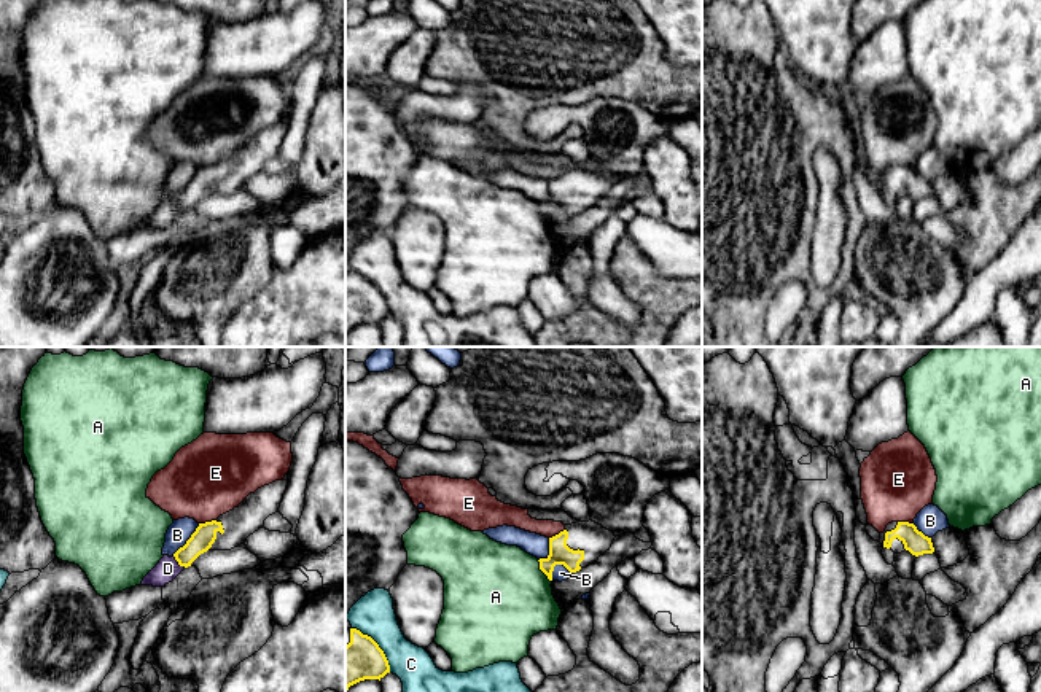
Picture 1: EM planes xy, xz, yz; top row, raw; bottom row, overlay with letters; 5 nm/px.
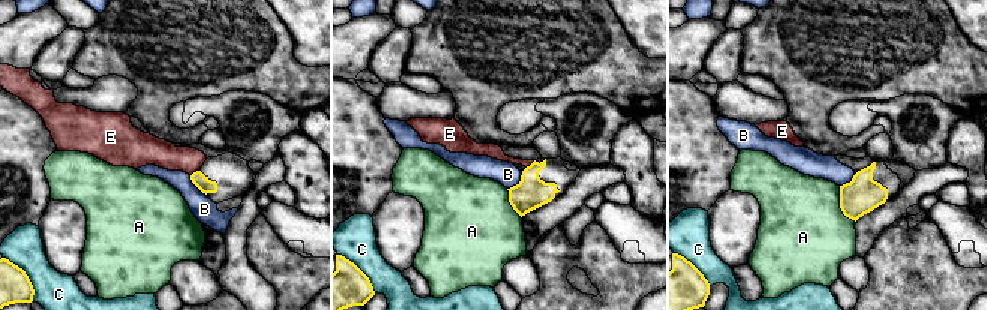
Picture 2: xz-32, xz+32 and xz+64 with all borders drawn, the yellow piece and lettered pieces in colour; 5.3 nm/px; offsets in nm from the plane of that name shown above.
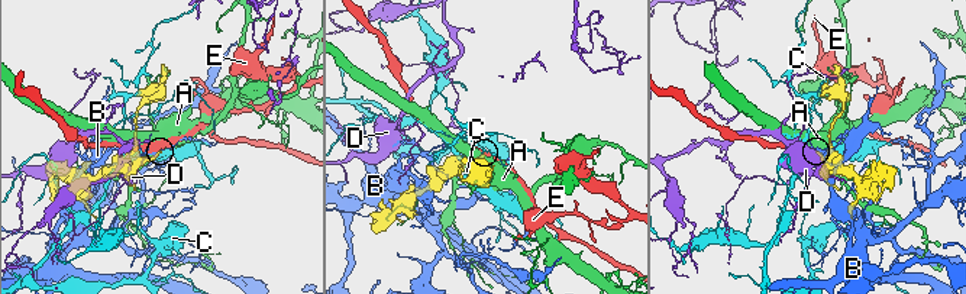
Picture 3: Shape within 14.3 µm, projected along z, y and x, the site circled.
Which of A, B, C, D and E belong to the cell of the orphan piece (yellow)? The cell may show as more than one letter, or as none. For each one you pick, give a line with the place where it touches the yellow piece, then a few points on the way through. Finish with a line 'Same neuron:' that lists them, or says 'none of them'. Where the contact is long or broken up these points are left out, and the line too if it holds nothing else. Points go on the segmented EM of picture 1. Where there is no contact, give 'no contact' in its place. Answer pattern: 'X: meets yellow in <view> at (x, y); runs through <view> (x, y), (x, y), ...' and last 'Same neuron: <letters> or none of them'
Same neuron: none of them

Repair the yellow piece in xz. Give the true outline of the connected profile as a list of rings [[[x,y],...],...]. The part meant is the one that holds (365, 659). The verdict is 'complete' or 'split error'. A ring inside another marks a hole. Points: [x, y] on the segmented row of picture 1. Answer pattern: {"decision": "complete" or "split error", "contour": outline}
{"decision": "complete", "contour": [[[350,628],[350,643],[345,646],[345,692],[365,679],[382,679],[390,673],[388,660],[379,644],[357,628]]]}

